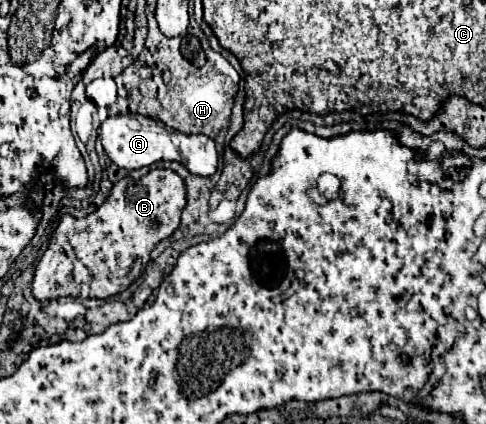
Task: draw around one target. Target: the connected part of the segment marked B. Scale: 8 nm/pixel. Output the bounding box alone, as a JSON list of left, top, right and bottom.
[32,168,186,302]

